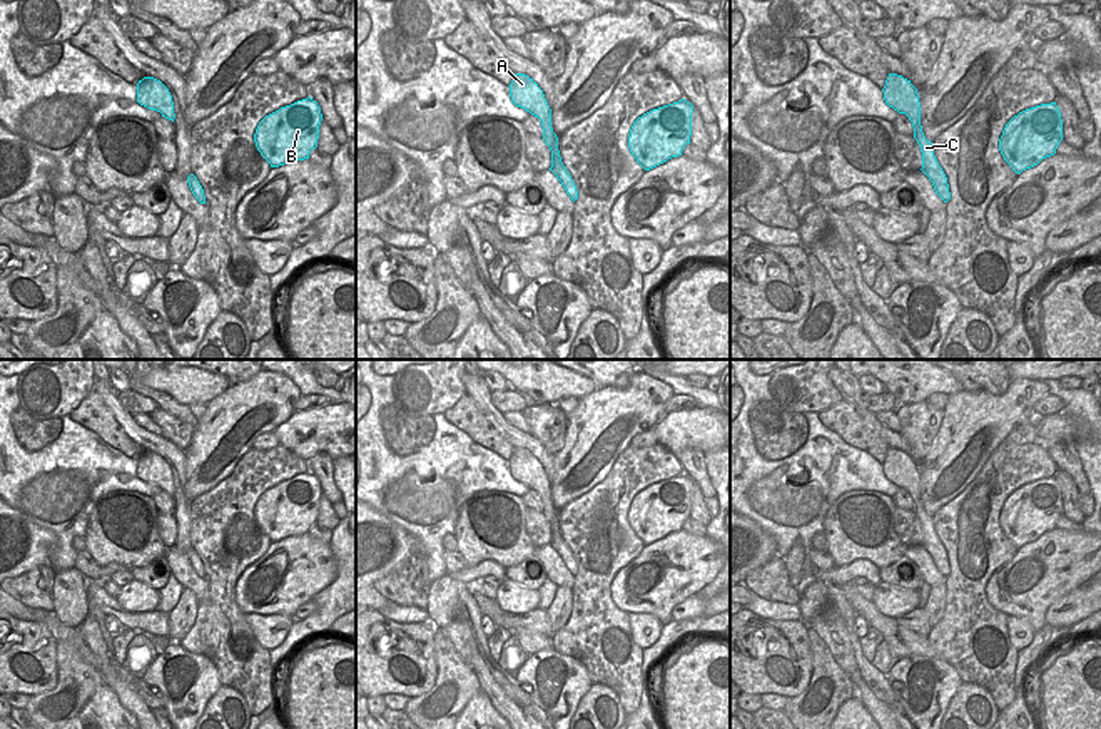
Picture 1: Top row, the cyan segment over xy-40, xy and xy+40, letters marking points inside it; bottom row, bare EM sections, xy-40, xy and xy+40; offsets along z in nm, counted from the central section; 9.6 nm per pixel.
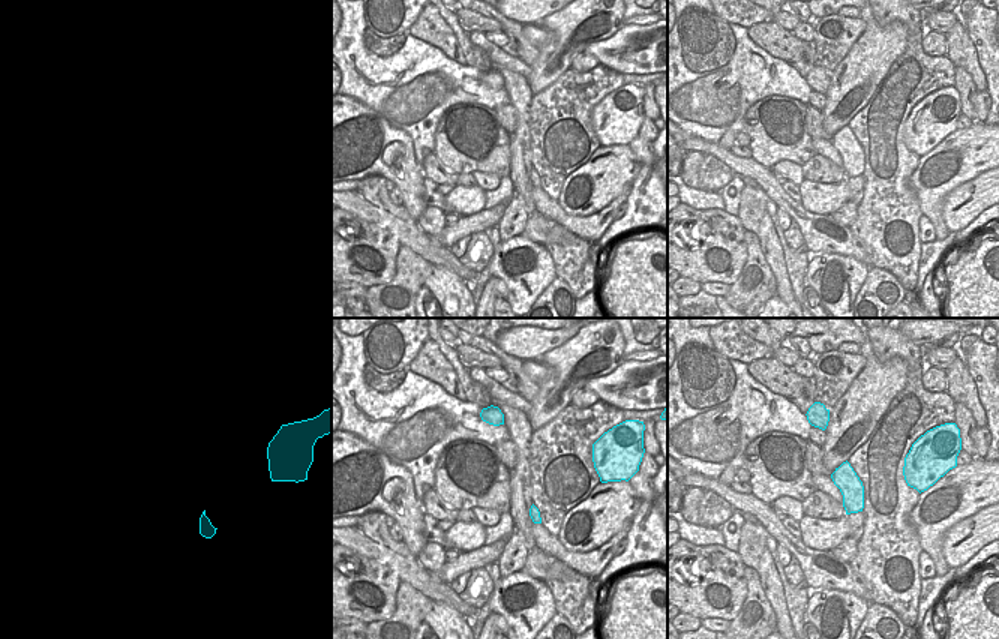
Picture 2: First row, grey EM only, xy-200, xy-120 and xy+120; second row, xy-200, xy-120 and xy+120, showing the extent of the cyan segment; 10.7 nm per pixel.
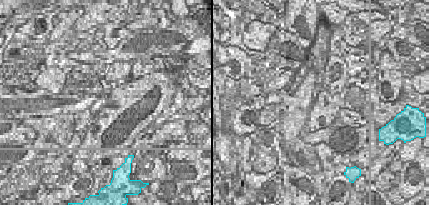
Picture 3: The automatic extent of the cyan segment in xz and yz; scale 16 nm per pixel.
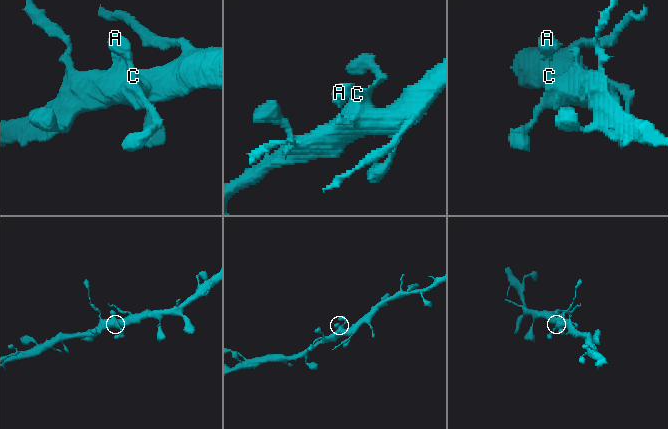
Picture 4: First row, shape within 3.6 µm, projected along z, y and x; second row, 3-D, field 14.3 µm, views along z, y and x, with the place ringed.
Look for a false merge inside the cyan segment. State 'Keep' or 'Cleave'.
Keep.

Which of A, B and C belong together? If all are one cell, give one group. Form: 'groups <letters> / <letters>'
groups A B C

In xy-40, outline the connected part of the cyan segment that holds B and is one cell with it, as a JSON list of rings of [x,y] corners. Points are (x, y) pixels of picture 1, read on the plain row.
[[[311,472],[281,482],[259,497],[256,522],[271,542],[309,533],[317,522],[321,495],[321,482]]]

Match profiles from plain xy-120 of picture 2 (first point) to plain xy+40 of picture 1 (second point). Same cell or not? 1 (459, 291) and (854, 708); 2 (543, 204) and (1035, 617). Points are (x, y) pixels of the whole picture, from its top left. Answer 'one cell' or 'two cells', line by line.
1: one cell
2: two cells

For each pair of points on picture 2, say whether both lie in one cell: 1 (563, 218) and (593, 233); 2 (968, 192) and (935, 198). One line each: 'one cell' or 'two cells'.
1: one cell
2: two cells

